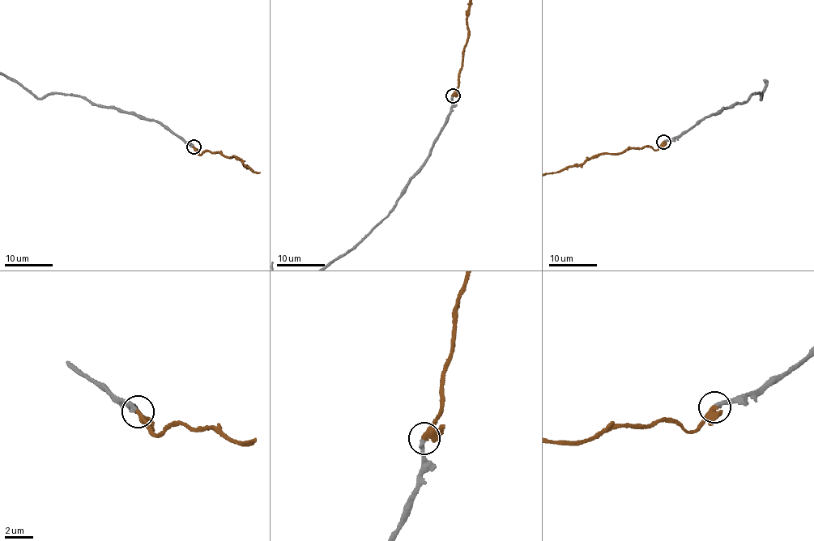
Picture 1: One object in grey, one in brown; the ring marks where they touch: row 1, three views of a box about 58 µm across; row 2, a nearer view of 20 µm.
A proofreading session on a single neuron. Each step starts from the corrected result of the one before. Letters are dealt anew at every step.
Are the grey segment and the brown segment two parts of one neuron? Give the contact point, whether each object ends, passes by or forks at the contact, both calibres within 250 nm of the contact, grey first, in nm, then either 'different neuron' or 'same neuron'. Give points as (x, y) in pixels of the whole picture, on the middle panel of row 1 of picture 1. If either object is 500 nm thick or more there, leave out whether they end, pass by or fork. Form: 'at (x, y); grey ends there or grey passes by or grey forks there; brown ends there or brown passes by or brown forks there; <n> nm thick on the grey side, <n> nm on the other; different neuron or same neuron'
at (453, 95); 300 nm thick on the grey side, 500 nm on the other; same neuron

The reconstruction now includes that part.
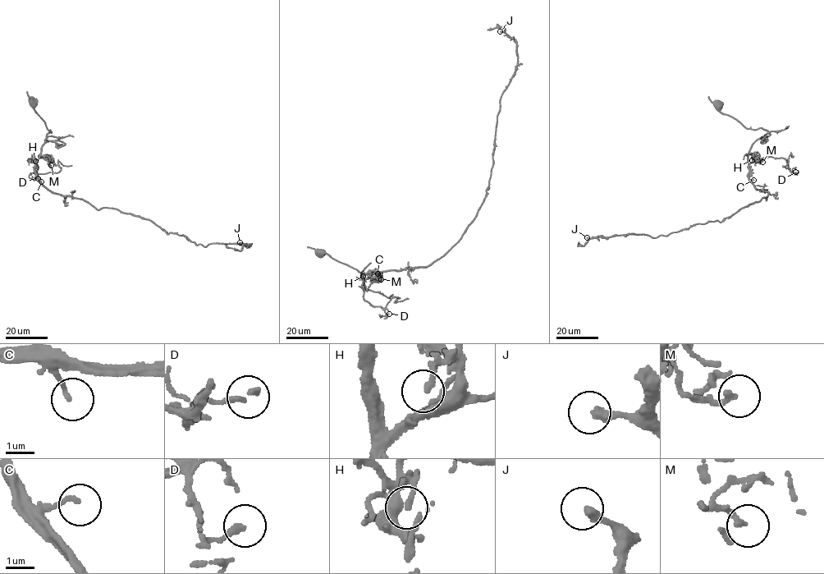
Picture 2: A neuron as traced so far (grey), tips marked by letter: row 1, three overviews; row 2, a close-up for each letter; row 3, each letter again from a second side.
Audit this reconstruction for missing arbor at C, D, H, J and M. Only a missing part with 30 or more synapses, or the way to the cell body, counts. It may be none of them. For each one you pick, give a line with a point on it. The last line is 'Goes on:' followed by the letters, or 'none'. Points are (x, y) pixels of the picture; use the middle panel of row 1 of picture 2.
Goes on: none

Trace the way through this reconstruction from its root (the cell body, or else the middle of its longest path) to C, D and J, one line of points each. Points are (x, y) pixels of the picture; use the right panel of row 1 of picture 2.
C: (717, 104), (720, 111), (747, 128), (767, 131), (748, 153), (748, 176), (753, 180)
D: (717, 104), (720, 111), (747, 128), (767, 131), (751, 146), (748, 163), (783, 158), (795, 172)
J: (717, 104), (747, 128), (767, 131), (748, 158), (748, 176), (769, 192), (766, 199), (666, 236), (587, 237)

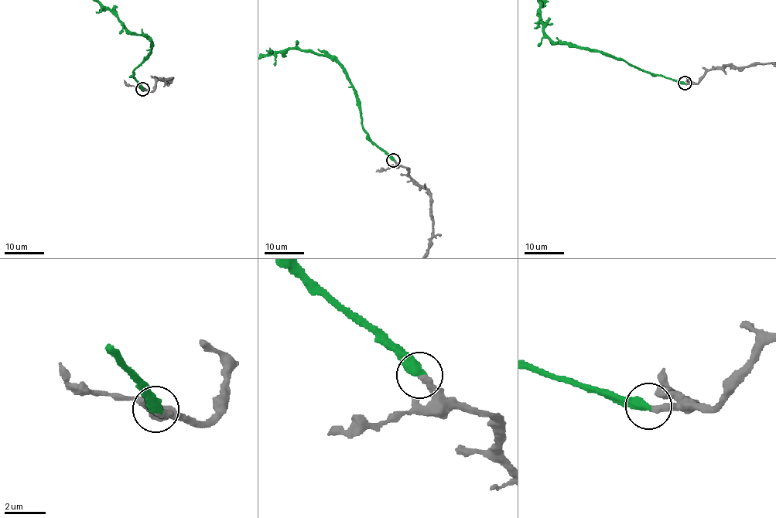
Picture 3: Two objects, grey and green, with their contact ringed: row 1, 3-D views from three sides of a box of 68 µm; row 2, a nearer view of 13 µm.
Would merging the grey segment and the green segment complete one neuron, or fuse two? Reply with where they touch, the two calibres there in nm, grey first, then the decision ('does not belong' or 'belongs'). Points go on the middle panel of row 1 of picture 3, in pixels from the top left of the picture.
at (393, 160); 320 nm thick on the grey side, 500 nm on the other; belongs

